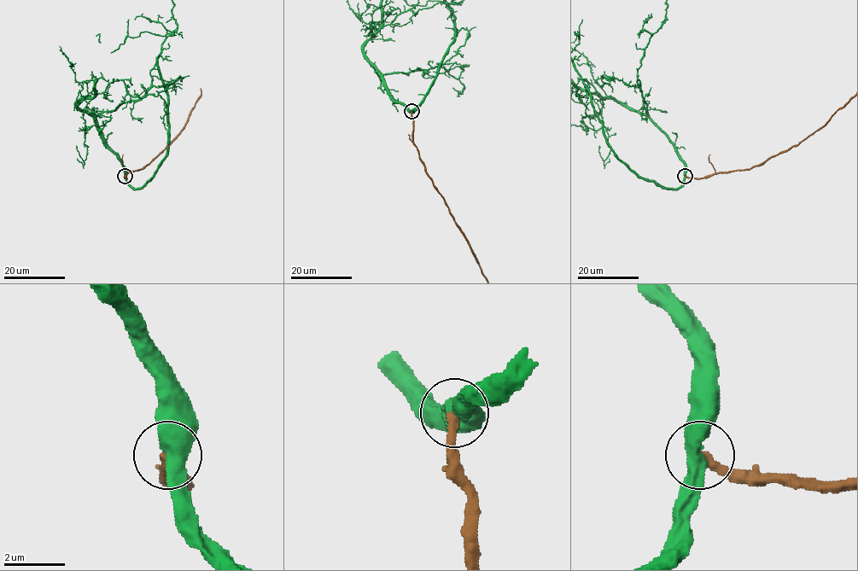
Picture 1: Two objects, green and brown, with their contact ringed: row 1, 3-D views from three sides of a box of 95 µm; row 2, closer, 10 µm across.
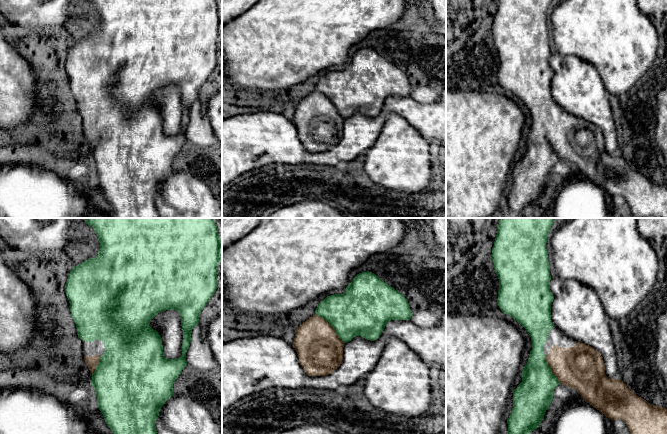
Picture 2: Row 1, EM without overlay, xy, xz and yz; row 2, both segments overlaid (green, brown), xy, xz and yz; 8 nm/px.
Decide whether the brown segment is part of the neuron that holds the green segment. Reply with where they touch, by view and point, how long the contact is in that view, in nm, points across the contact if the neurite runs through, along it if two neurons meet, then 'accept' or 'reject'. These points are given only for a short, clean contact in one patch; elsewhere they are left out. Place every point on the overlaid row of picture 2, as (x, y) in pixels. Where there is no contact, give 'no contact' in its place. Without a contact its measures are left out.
contact xz (331, 325); length 340 nm; way xz (358, 311), (331, 325), (321, 337), (320, 350); accept

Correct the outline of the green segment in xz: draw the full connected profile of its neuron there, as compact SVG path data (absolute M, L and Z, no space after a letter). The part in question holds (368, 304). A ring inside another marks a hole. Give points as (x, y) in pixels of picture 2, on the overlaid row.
M372 272L357 274L343 294L333 294L322 300L315 314L295 331L293 347L299 363L308 376L333 373L343 360L343 347L356 336L374 341L391 320L410 320L413 315L403 294Z

